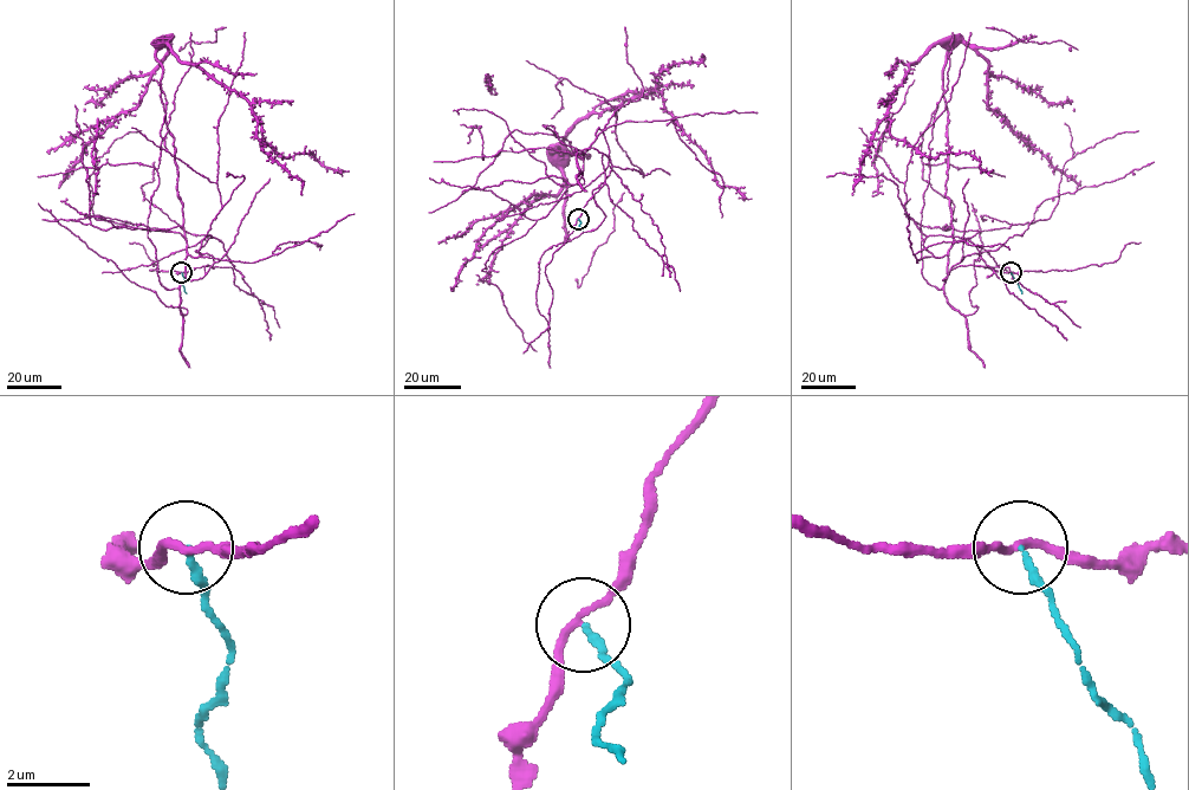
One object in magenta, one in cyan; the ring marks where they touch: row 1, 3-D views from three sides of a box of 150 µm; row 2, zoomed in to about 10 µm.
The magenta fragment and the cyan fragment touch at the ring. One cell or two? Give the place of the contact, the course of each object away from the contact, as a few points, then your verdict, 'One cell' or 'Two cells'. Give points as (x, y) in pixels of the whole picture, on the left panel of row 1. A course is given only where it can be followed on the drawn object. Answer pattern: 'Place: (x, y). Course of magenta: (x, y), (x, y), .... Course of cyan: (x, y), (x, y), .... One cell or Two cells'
Place: (181, 272). Course of magenta: (181, 272), (207, 264), (188, 280), (156, 57), (164, 44), (238, 92), (281, 156), (311, 153), (349, 170). Course of cyan: (181, 272), (186, 293). Two cells

